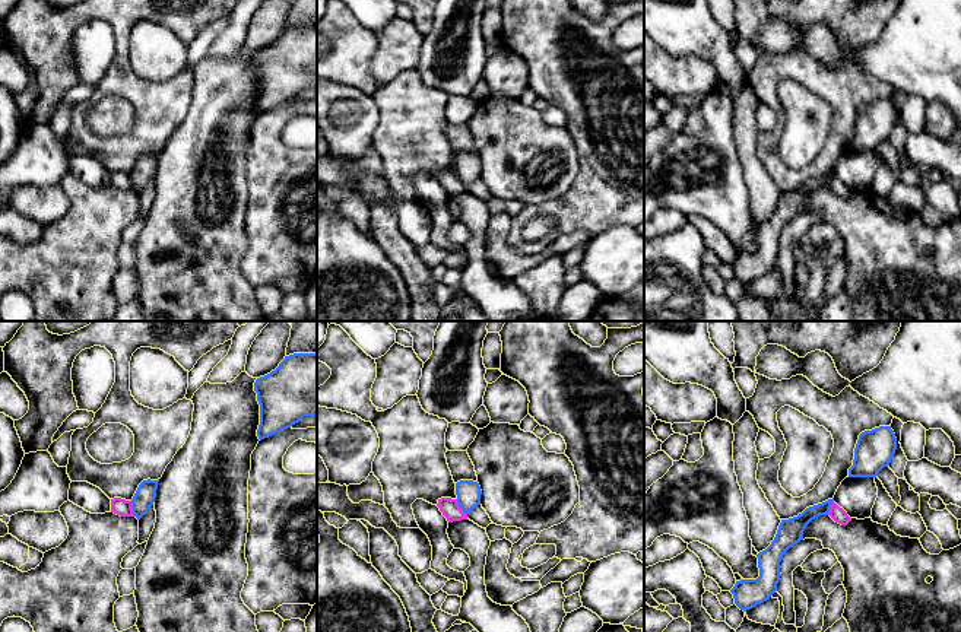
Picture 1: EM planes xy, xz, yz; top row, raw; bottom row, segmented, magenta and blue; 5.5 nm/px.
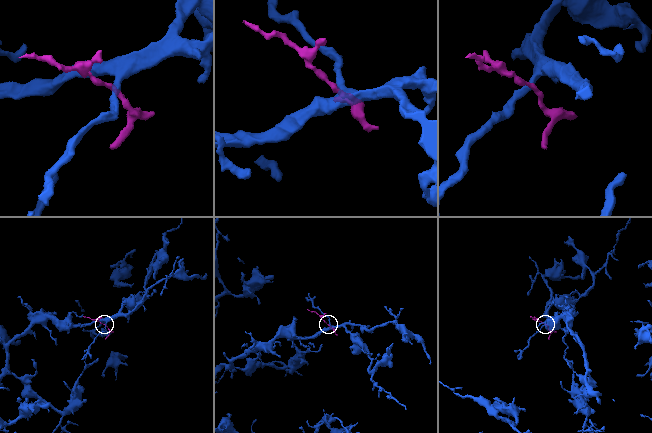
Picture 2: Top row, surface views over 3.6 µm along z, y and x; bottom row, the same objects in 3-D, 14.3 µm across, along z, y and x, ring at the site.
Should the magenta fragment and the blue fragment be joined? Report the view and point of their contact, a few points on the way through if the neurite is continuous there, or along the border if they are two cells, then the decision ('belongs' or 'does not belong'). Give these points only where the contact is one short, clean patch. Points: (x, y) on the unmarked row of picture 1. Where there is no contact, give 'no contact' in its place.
contact xz (459, 180); border xz (456, 172), (466, 187); does not belong

